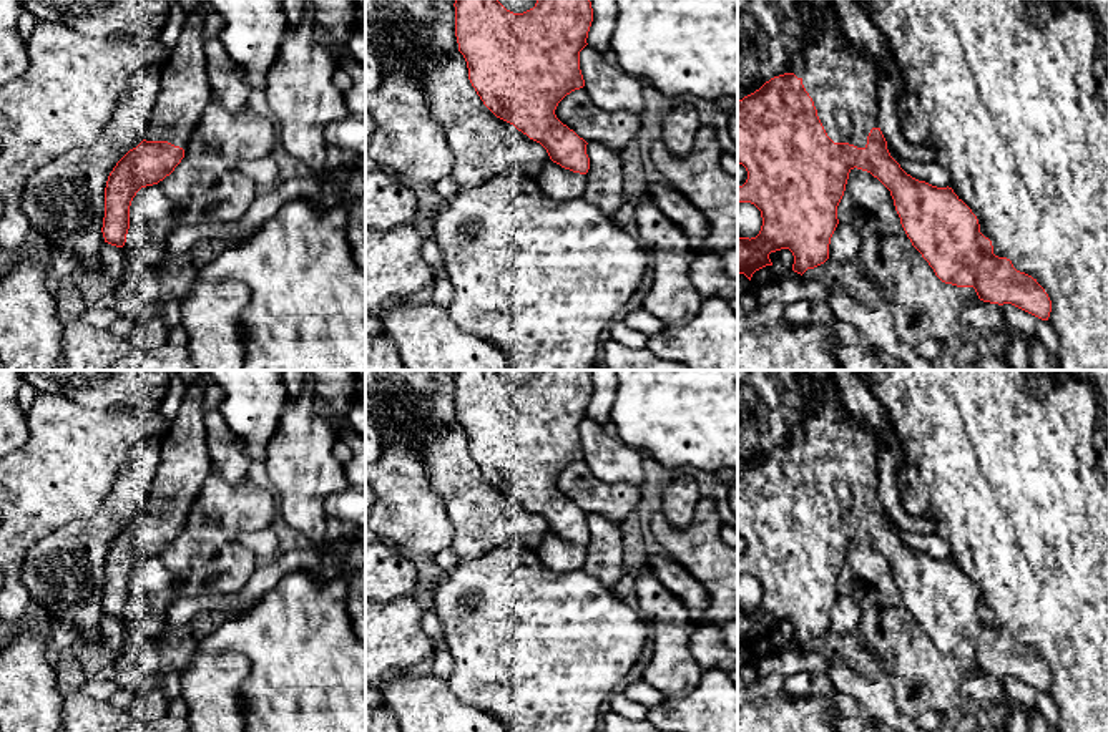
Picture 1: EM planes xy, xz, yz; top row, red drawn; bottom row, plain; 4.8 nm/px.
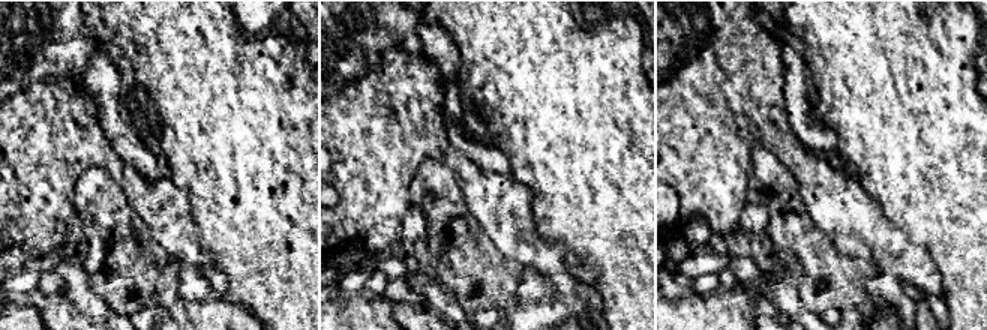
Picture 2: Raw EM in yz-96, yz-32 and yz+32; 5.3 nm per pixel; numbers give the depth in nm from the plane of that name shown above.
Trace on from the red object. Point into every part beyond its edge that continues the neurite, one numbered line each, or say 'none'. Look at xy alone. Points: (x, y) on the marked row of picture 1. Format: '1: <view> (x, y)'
1: xy (185, 90)

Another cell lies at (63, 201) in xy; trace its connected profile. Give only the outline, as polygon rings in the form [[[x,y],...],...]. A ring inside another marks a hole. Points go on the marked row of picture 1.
[[[178,0],[169,3],[169,17],[158,38],[161,60],[130,76],[116,111],[95,141],[66,151],[30,174],[18,199],[28,226],[45,237],[45,254],[70,251],[78,257],[78,267],[91,272],[101,269],[108,176],[145,139],[159,95],[161,70],[188,18]]]

